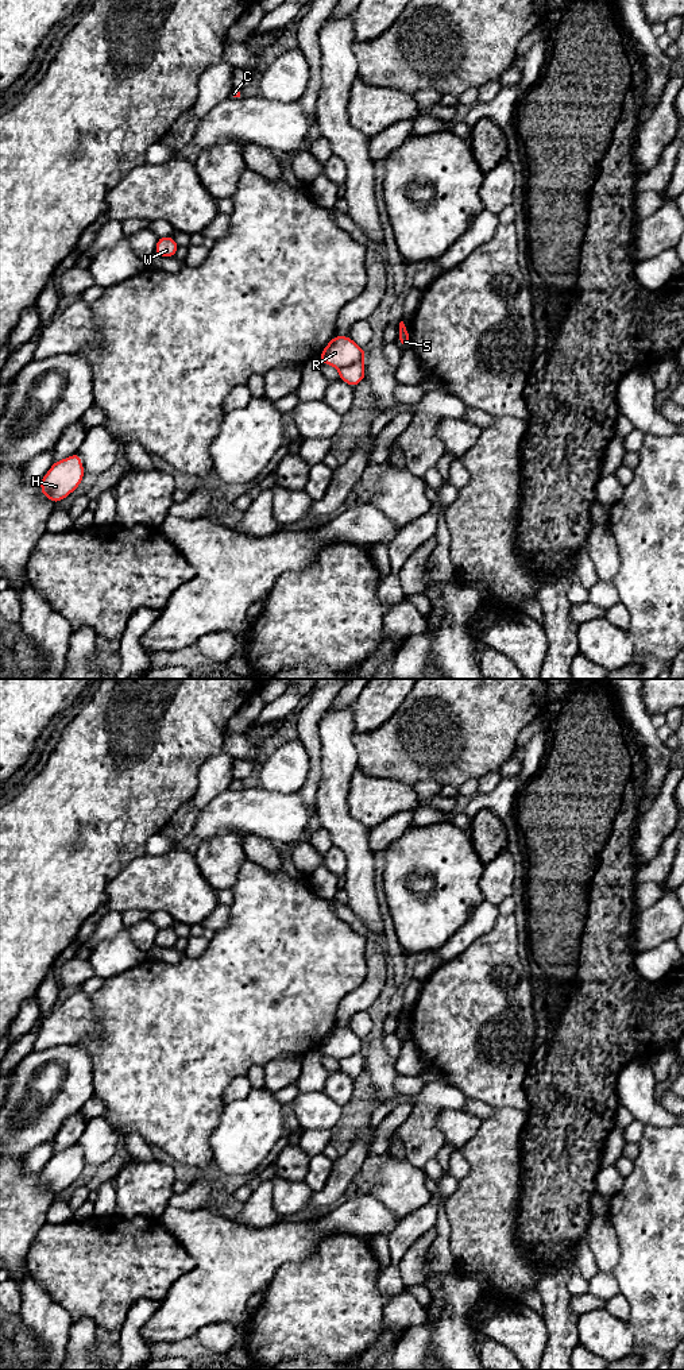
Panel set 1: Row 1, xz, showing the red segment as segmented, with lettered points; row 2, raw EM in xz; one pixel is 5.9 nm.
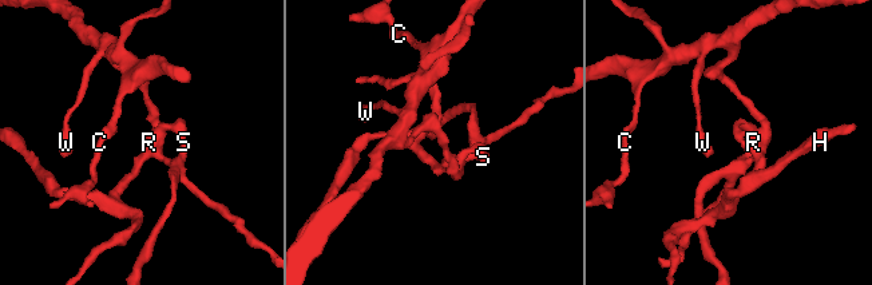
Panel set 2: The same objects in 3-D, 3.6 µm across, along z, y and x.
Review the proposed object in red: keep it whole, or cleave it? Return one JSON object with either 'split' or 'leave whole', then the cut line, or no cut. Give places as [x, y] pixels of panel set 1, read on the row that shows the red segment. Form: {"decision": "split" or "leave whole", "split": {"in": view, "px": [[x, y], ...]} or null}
{"decision": "split", "split": {"in": "xz", "px": [[362, 361], [346, 365], [339, 370]]}}

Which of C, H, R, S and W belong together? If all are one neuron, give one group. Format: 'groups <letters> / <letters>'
groups C S W / H R

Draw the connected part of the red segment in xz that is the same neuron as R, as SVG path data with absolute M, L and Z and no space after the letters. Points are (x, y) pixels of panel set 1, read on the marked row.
M333 336L318 356L322 364L341 370L352 363L363 362L364 348L359 347L349 336Z

